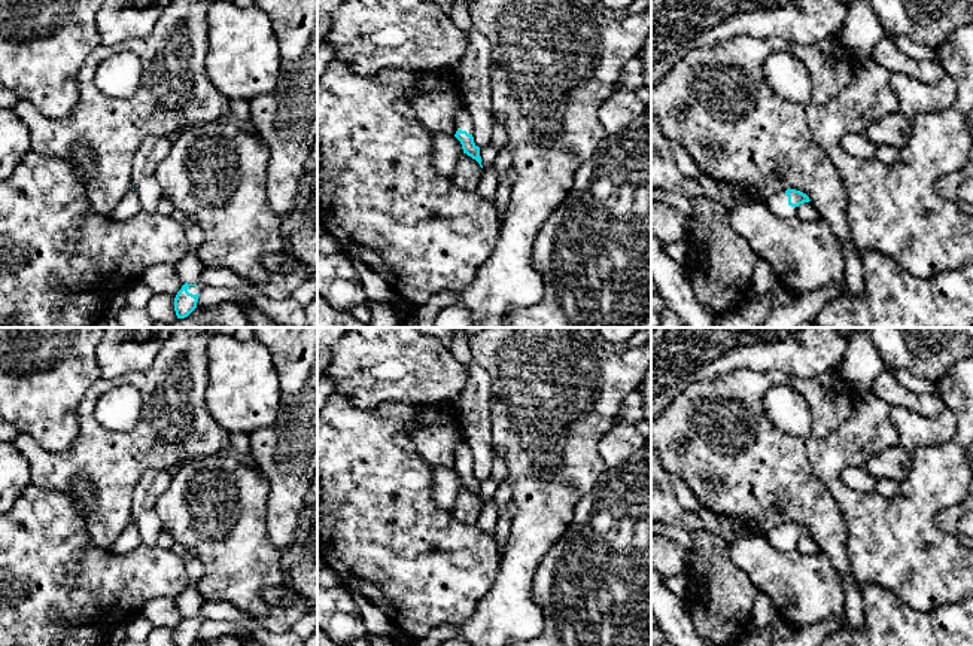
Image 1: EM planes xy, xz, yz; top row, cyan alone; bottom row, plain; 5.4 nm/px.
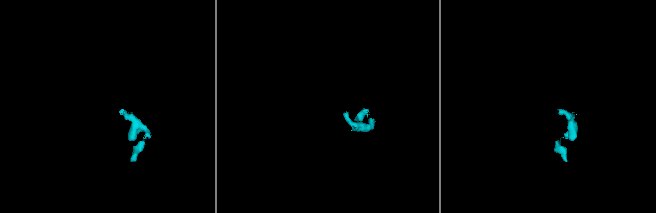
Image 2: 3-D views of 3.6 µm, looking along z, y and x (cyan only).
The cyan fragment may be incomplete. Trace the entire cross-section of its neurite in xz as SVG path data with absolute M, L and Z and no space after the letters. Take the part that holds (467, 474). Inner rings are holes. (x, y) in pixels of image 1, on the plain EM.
M460 442L454 450L453 469L460 475L463 487L475 493L483 502L480 481L474 476L474 470L472 470L472 452L465 442Z

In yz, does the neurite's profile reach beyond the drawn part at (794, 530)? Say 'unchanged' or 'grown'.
grown

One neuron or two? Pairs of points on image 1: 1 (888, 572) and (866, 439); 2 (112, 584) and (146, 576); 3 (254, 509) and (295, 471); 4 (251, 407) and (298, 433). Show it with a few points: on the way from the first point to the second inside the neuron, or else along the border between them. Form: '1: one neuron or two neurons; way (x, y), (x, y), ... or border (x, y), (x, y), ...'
1: one neuron; way (885, 538), (838, 490), (835, 485), (835, 471)
2: one neuron; way (121, 581), (125, 578), (134, 581), (137, 578)
3: two neurons; border (255, 465), (268, 484), (267, 529)
4: two neurons; border (280, 386), (277, 417), (249, 435)

